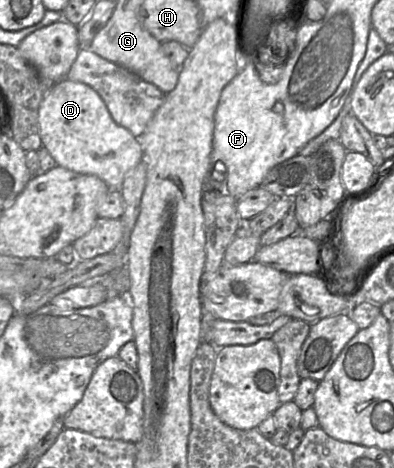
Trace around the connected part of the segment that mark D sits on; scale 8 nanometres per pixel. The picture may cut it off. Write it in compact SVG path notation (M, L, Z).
M64 78L54 84L39 105L38 127L42 146L57 165L95 175L110 189L119 189L125 175L143 160L141 141L118 125L100 95L81 82Z

